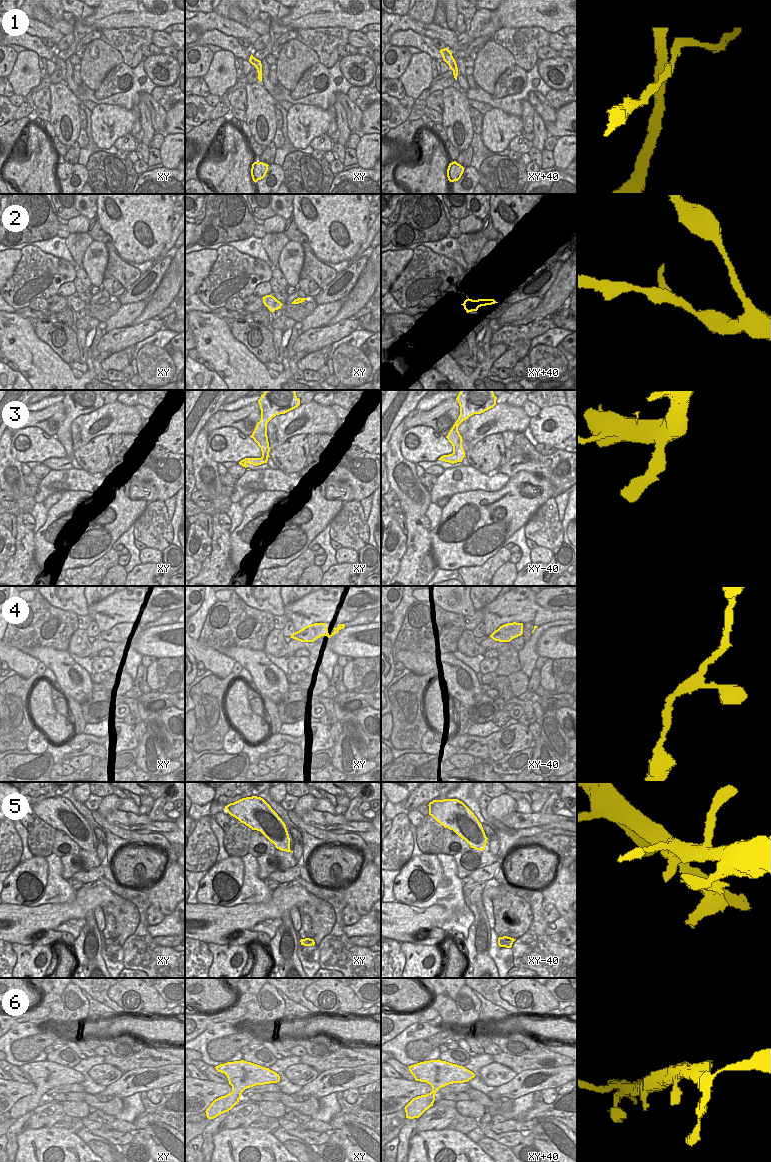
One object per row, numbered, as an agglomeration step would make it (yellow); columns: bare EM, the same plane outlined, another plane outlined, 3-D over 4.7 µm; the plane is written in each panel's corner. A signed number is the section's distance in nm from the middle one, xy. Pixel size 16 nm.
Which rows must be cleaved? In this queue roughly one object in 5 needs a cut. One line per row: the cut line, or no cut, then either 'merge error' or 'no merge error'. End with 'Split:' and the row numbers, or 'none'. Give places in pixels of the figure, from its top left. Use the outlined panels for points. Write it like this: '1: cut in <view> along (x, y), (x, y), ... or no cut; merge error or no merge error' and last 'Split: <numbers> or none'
1: no cut; no merge error
2: no cut; no merge error
3: no cut; no merge error
4: no cut; no merge error
5: no cut; no merge error
6: no cut; no merge error
Split: none

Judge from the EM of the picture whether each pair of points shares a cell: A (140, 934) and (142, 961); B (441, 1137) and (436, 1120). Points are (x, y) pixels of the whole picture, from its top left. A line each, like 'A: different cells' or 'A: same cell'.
A: same cell
B: different cells

